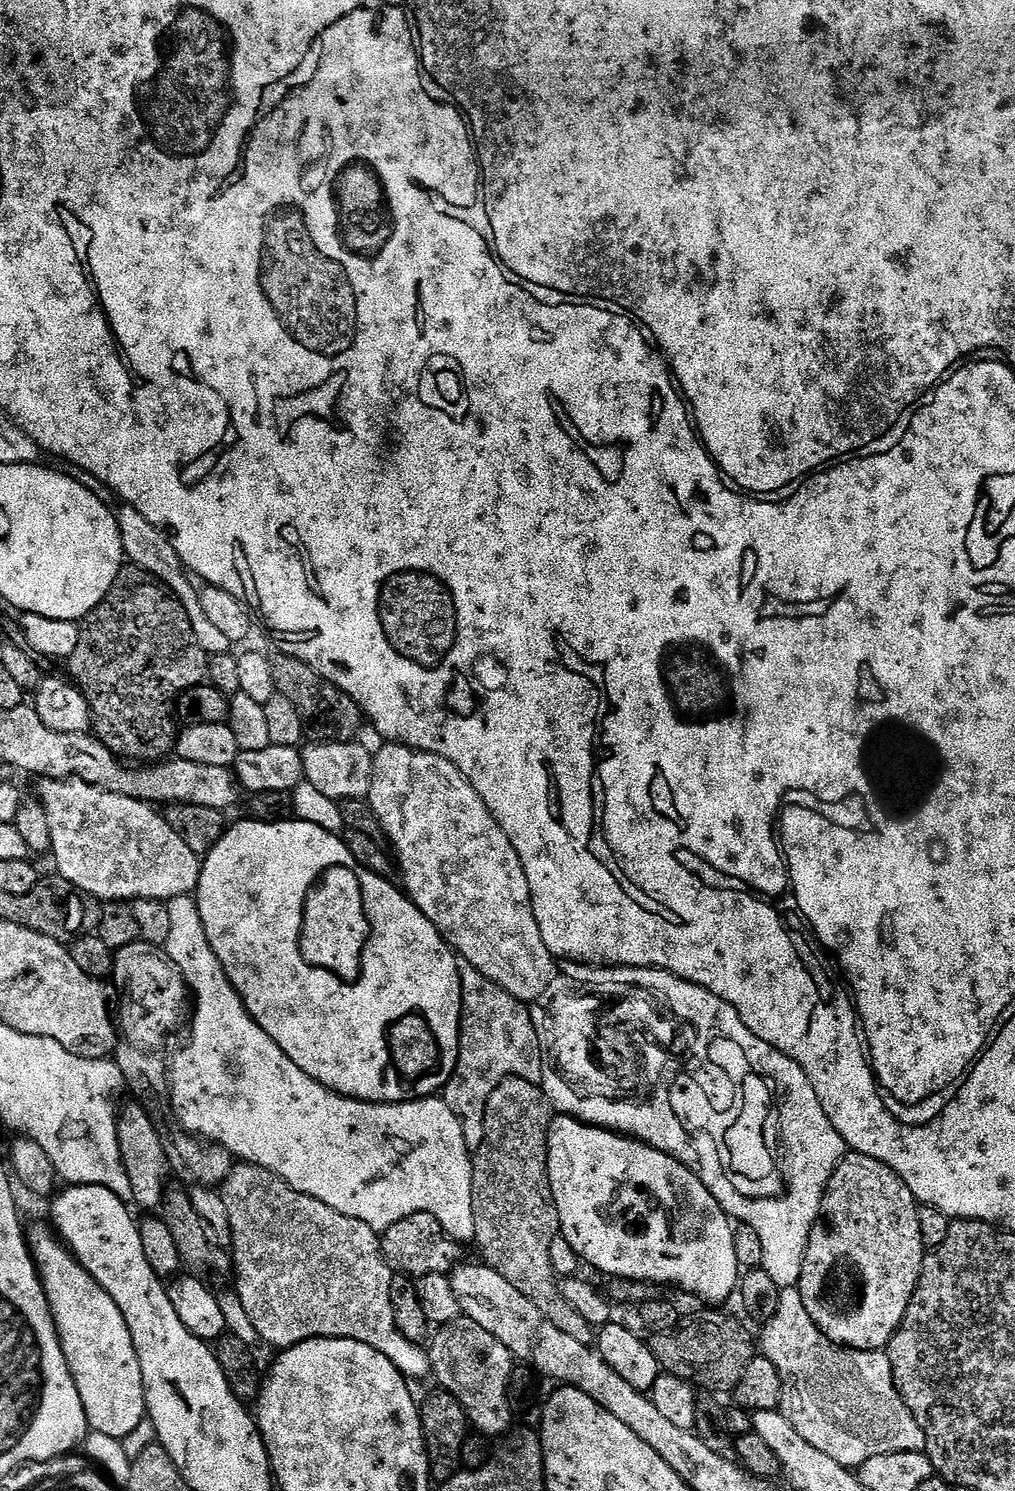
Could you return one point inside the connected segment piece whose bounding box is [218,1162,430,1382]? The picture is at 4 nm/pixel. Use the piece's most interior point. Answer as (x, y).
(303, 1271)

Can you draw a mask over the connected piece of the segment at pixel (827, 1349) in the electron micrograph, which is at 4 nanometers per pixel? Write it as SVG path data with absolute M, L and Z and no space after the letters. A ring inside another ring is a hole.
M799 1287L785 1288L779 1295L780 1297L776 1300L776 1309L774 1309L773 1312L771 1309L770 1315L763 1325L763 1327L765 1326L764 1333L758 1336L758 1344L759 1347L760 1344L764 1347L761 1348L762 1355L775 1366L780 1375L781 1390L778 1411L788 1419L790 1426L794 1426L794 1430L798 1430L798 1434L802 1438L806 1438L806 1442L810 1442L810 1446L814 1446L814 1450L822 1450L822 1454L827 1454L829 1458L834 1458L834 1462L838 1462L843 1468L849 1470L859 1470L863 1464L870 1462L870 1458L878 1458L878 1454L924 1452L926 1434L922 1434L922 1426L918 1426L914 1414L910 1414L906 1402L900 1397L900 1392L896 1389L896 1383L892 1377L892 1367L890 1366L890 1358L888 1357L887 1351L863 1352L862 1350L854 1350L853 1348L842 1348L839 1344L832 1344L820 1333L818 1328L814 1326L812 1319L806 1314L806 1306L802 1306Z

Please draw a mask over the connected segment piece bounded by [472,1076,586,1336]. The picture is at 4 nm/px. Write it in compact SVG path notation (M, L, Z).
M511 1076L490 1094L484 1111L484 1141L472 1158L472 1205L474 1206L475 1247L480 1247L483 1263L493 1268L514 1290L518 1290L537 1308L544 1319L571 1336L585 1331L584 1319L564 1303L558 1289L558 1277L550 1266L550 1242L558 1232L556 1207L548 1191L549 1105L539 1083Z

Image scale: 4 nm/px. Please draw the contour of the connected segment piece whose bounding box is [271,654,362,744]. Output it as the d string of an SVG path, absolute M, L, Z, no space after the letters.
M276 654L271 657L272 673L274 674L274 686L277 693L290 702L294 702L294 710L304 719L305 737L313 744L350 744L357 739L360 732L360 720L362 724L362 713L358 705L342 690L338 690L328 680L323 680L310 666L302 661L296 660L293 656Z

